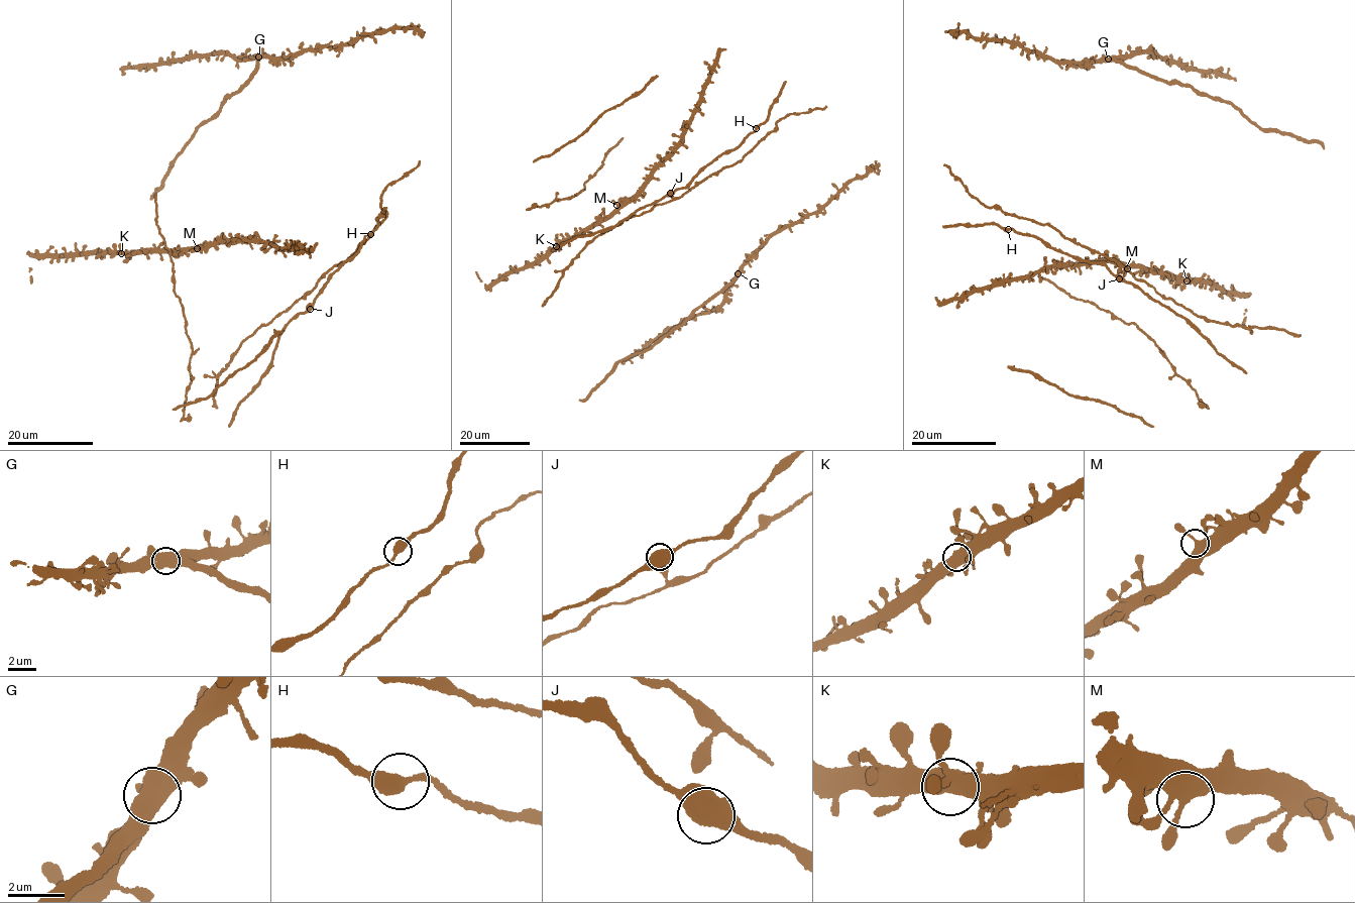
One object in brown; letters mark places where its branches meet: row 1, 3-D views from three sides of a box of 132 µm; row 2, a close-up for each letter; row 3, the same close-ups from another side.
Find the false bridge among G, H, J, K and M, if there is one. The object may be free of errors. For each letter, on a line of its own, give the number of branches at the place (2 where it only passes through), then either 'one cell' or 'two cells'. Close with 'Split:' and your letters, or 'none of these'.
G: branches 2; two cells
H: branches 2; one cell
J: branches 2; one cell
K: branches 3; one cell
M: branches 2; one cell
Split: G

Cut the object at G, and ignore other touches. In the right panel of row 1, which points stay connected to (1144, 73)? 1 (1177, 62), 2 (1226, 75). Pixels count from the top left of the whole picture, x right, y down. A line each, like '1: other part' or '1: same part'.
1: other part
2: other part

